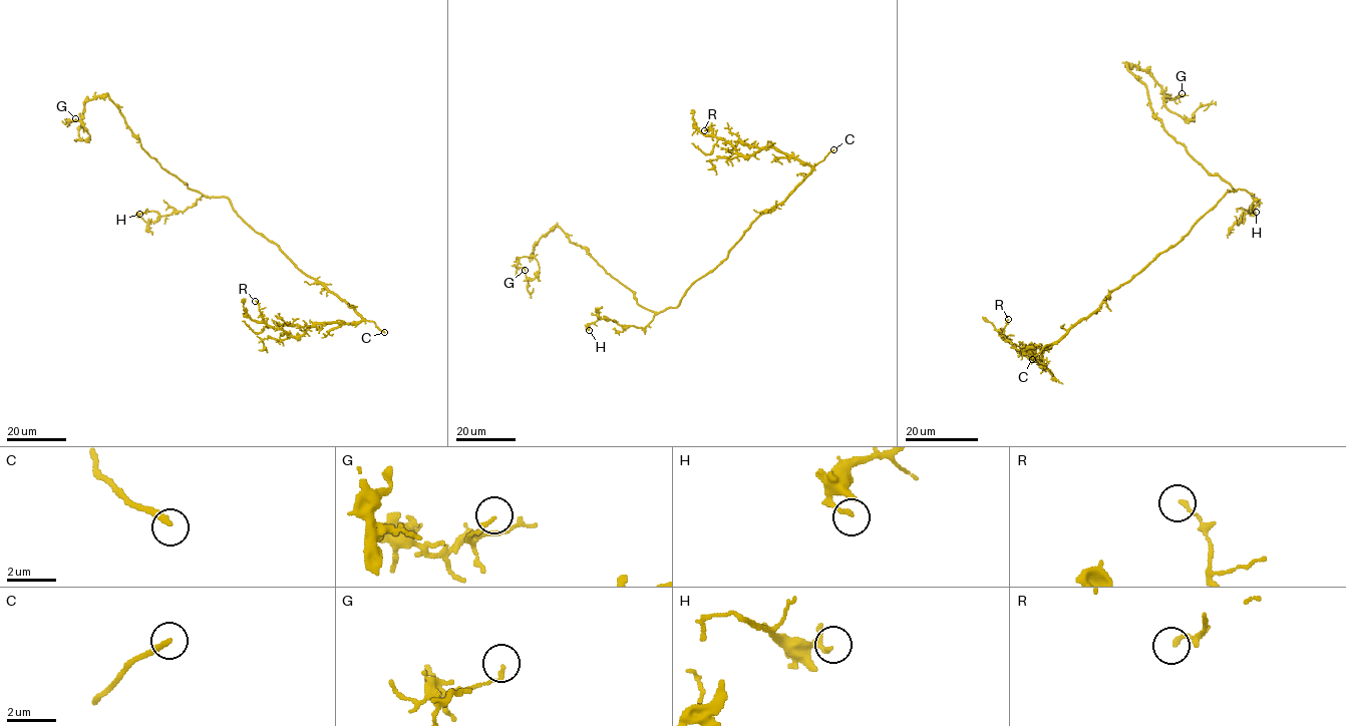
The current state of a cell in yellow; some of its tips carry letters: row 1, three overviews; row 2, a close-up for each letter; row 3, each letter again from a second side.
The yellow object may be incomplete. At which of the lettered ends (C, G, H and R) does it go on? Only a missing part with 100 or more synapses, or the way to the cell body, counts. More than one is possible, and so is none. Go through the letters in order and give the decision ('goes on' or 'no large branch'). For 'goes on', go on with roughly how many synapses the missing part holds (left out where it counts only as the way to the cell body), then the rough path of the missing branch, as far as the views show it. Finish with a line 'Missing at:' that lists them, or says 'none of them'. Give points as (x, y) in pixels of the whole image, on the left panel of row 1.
C: goes on; course (384, 332), (399, 343), (417, 343), (414, 358), (412, 351), (418, 349)
G: no large branch
H: no large branch
R: no large branch
Missing at: C

